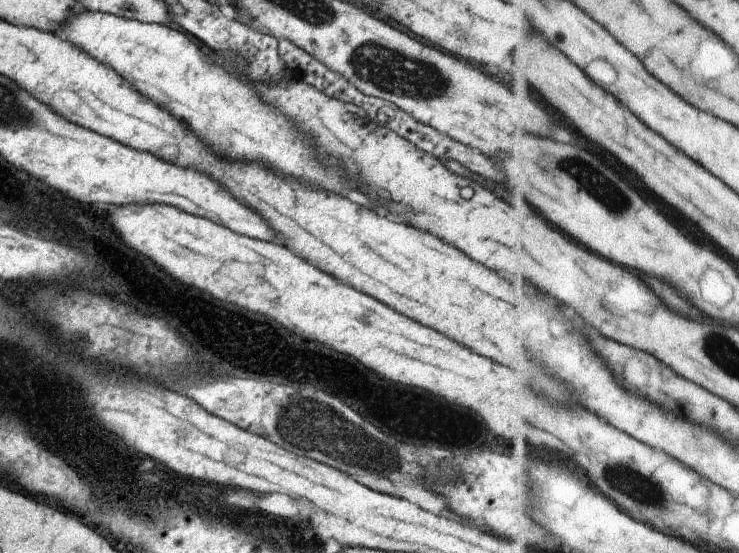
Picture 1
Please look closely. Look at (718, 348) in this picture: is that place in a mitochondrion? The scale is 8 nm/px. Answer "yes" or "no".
yes

